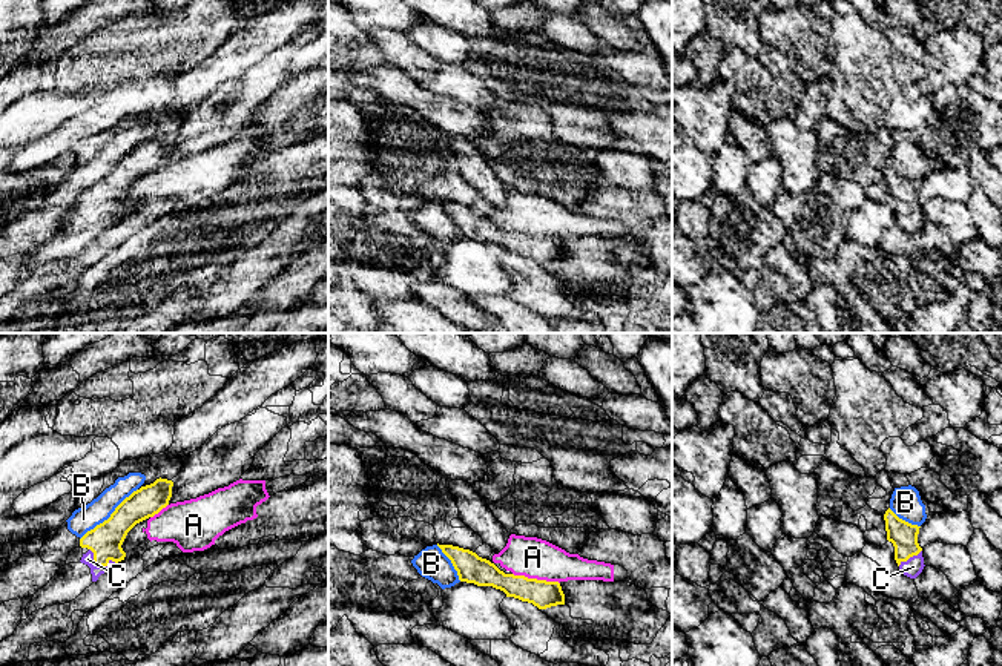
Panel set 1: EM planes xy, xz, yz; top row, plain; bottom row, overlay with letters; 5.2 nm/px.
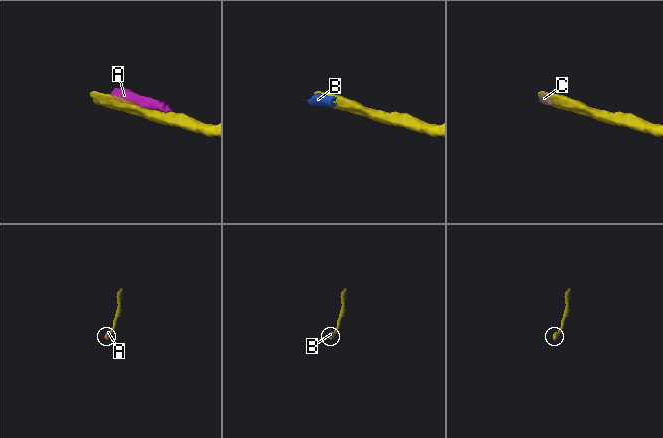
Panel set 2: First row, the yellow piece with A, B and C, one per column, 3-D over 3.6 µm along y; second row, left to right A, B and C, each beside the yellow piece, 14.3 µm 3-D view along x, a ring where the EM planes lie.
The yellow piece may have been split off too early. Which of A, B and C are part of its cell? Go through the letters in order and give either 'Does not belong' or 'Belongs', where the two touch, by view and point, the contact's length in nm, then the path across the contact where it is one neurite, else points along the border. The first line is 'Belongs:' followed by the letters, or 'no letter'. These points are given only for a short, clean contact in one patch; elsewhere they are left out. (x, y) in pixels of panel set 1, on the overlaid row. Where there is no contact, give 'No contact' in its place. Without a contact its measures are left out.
Belongs: C
A: Does not belong. Touches yellow at xz (536, 579). Shared border 260 nm
B: Does not belong. Touches yellow at xy (111, 516). Shared border 400 nm. Boundary: xy (137, 488), (106, 519), (80, 539)
C: Belongs. Touches yellow at xy (97, 565). Shared border 170 nm. Path across: xy (105, 540), (105, 553), (97, 565), (88, 559)

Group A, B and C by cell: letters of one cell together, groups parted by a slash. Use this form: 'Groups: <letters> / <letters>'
Groups: A / B / C

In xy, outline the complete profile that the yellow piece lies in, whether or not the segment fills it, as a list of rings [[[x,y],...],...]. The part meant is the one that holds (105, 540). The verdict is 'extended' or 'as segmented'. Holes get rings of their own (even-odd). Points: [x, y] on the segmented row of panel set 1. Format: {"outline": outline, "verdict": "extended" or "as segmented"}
{"outline": [[[157,479],[126,497],[107,520],[87,531],[80,539],[80,546],[89,551],[78,563],[69,563],[58,569],[46,586],[38,589],[21,612],[26,620],[32,612],[52,605],[64,605],[75,600],[98,577],[124,560],[121,545],[127,532],[140,522],[153,517],[169,505],[173,482]]], "verdict": "extended"}

